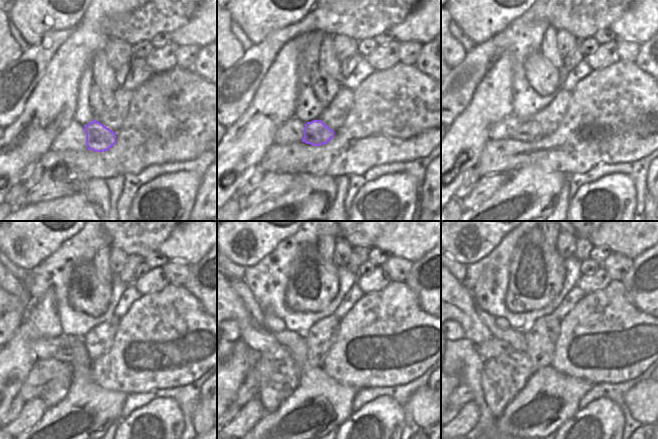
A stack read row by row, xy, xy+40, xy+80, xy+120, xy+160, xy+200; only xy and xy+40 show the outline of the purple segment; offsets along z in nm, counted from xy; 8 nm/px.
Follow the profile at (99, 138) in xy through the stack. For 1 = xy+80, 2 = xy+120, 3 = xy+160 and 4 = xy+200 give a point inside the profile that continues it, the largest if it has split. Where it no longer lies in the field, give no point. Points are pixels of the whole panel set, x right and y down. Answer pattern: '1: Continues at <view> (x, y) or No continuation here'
1: Continues at xy+80 (529, 131)
2: Continues at xy+120 (73, 352)
3: Continues at xy+160 (292, 344)
4: Continues at xy+200 (502, 341)

